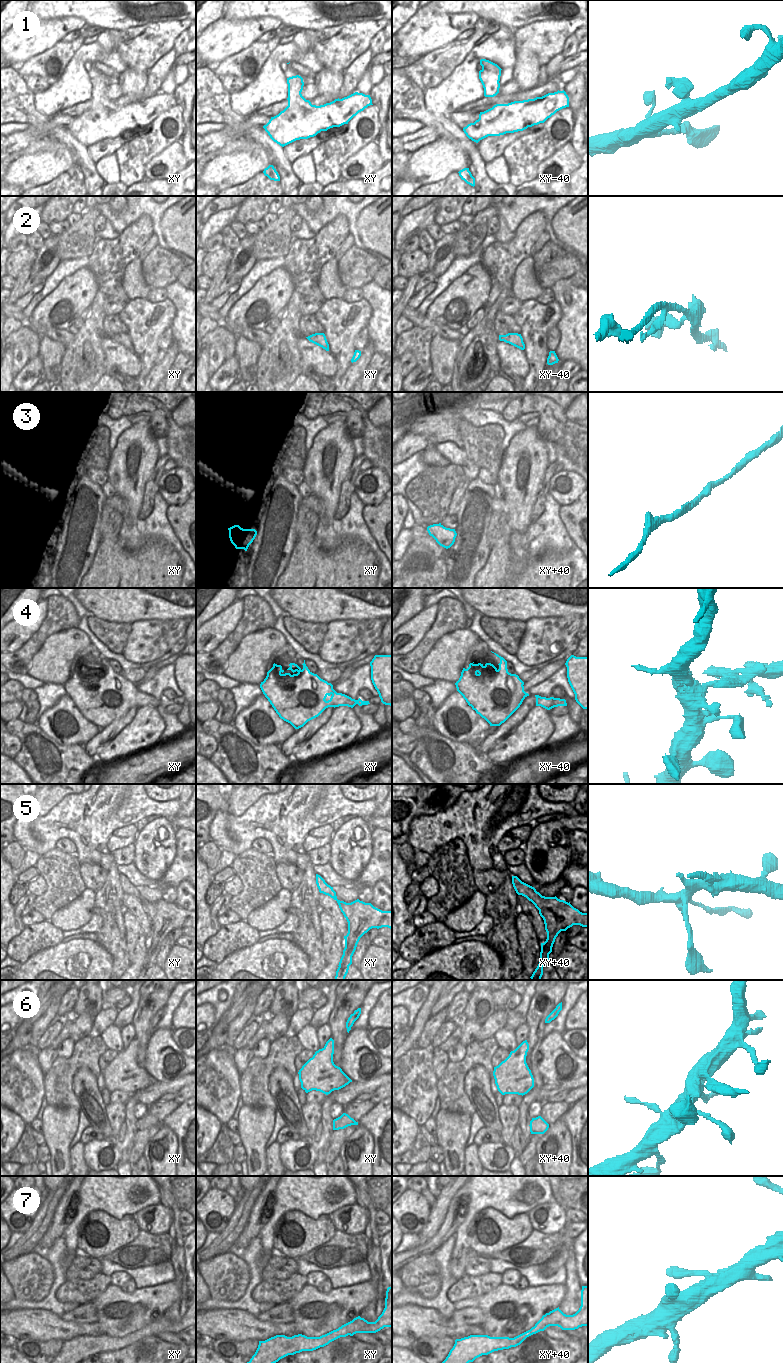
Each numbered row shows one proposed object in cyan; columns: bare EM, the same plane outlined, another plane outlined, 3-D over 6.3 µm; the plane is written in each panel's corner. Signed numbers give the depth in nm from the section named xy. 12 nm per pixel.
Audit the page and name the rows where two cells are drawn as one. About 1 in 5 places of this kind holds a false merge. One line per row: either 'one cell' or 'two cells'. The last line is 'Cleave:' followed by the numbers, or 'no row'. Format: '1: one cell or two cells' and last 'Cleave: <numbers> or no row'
1: one cell
2: one cell
3: one cell
4: two cells
5: one cell
6: one cell
7: one cell
Cleave: 4

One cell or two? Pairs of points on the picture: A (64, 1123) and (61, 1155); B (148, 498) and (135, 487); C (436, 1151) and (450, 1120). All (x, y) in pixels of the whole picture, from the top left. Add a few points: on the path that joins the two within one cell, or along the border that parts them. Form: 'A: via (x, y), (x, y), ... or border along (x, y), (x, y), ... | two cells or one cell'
A: via (61, 1131), (61, 1147) | one cell
B: border along (152, 472), (146, 483), (141, 509), (137, 517) | two cells
C: border along (437, 1145), (442, 1150), (443, 1161) | two cells

